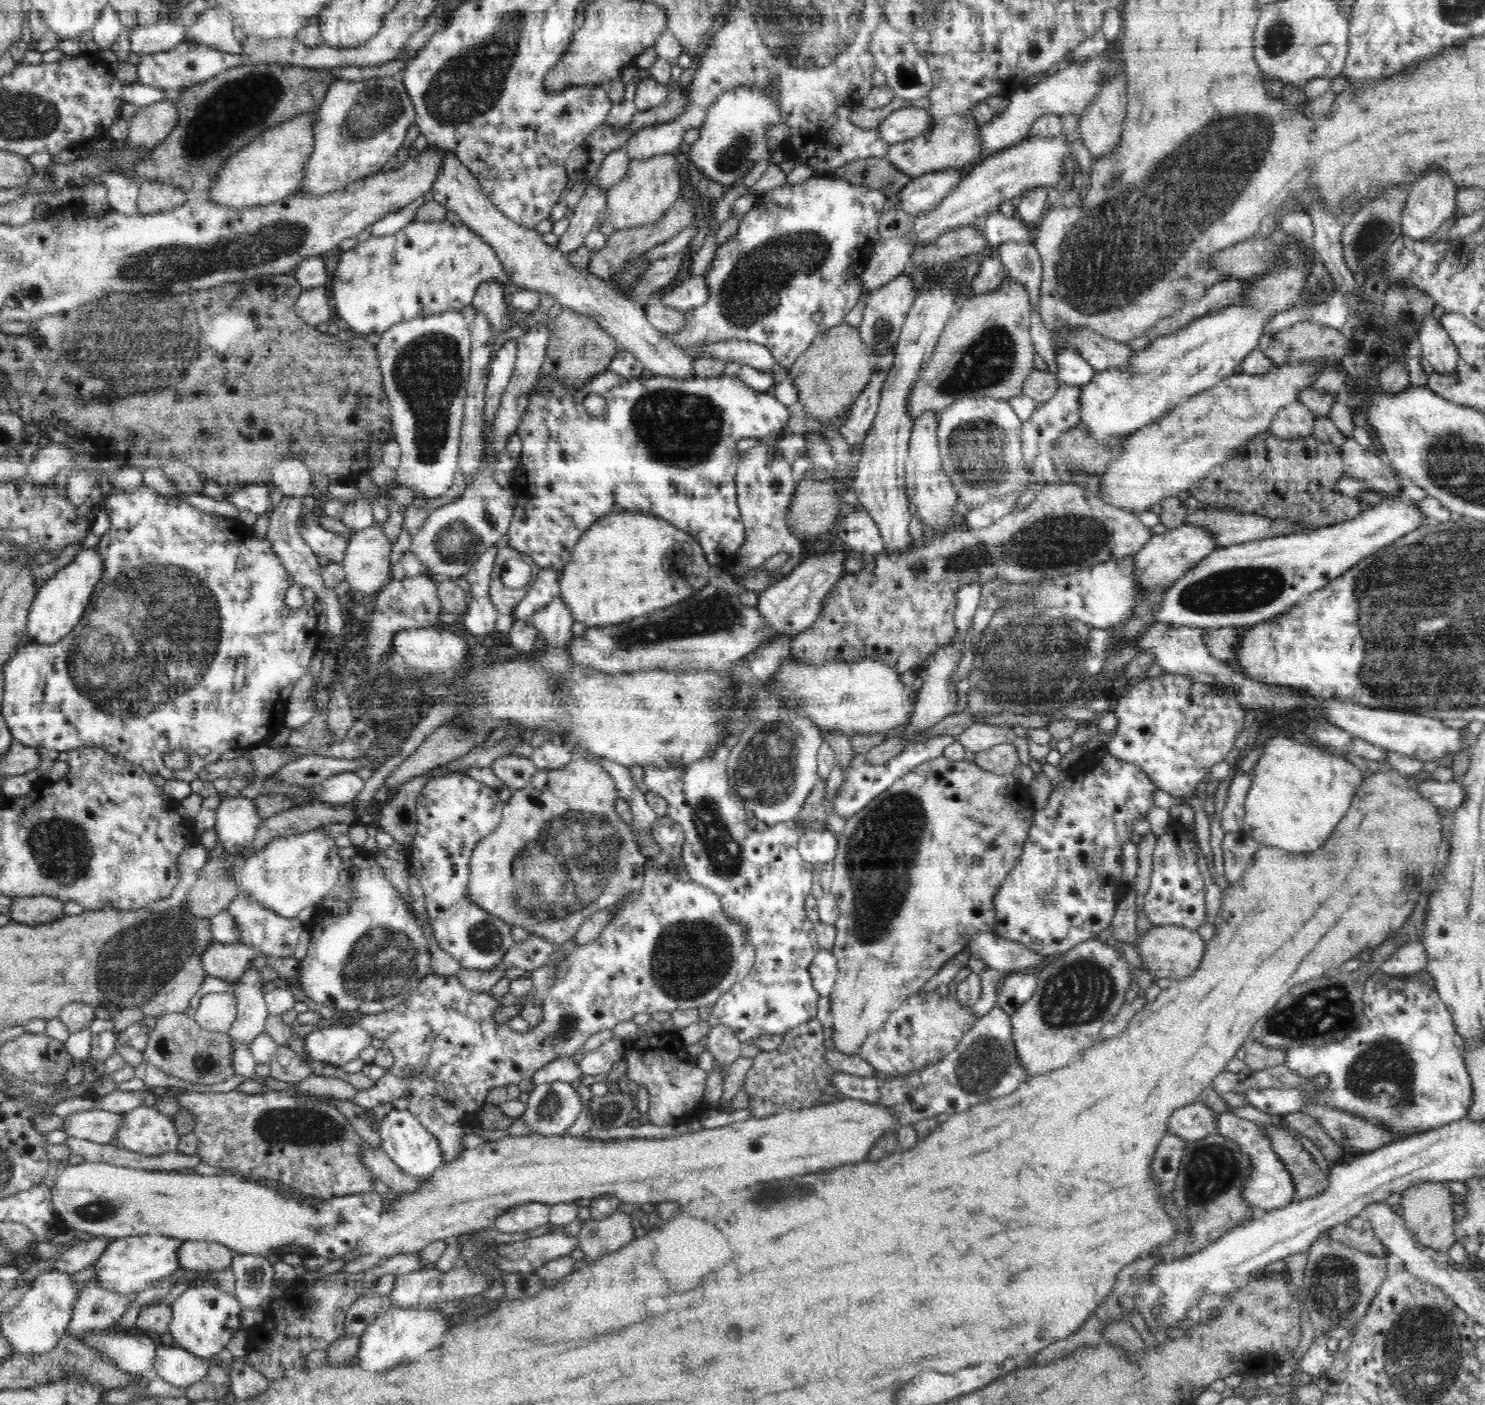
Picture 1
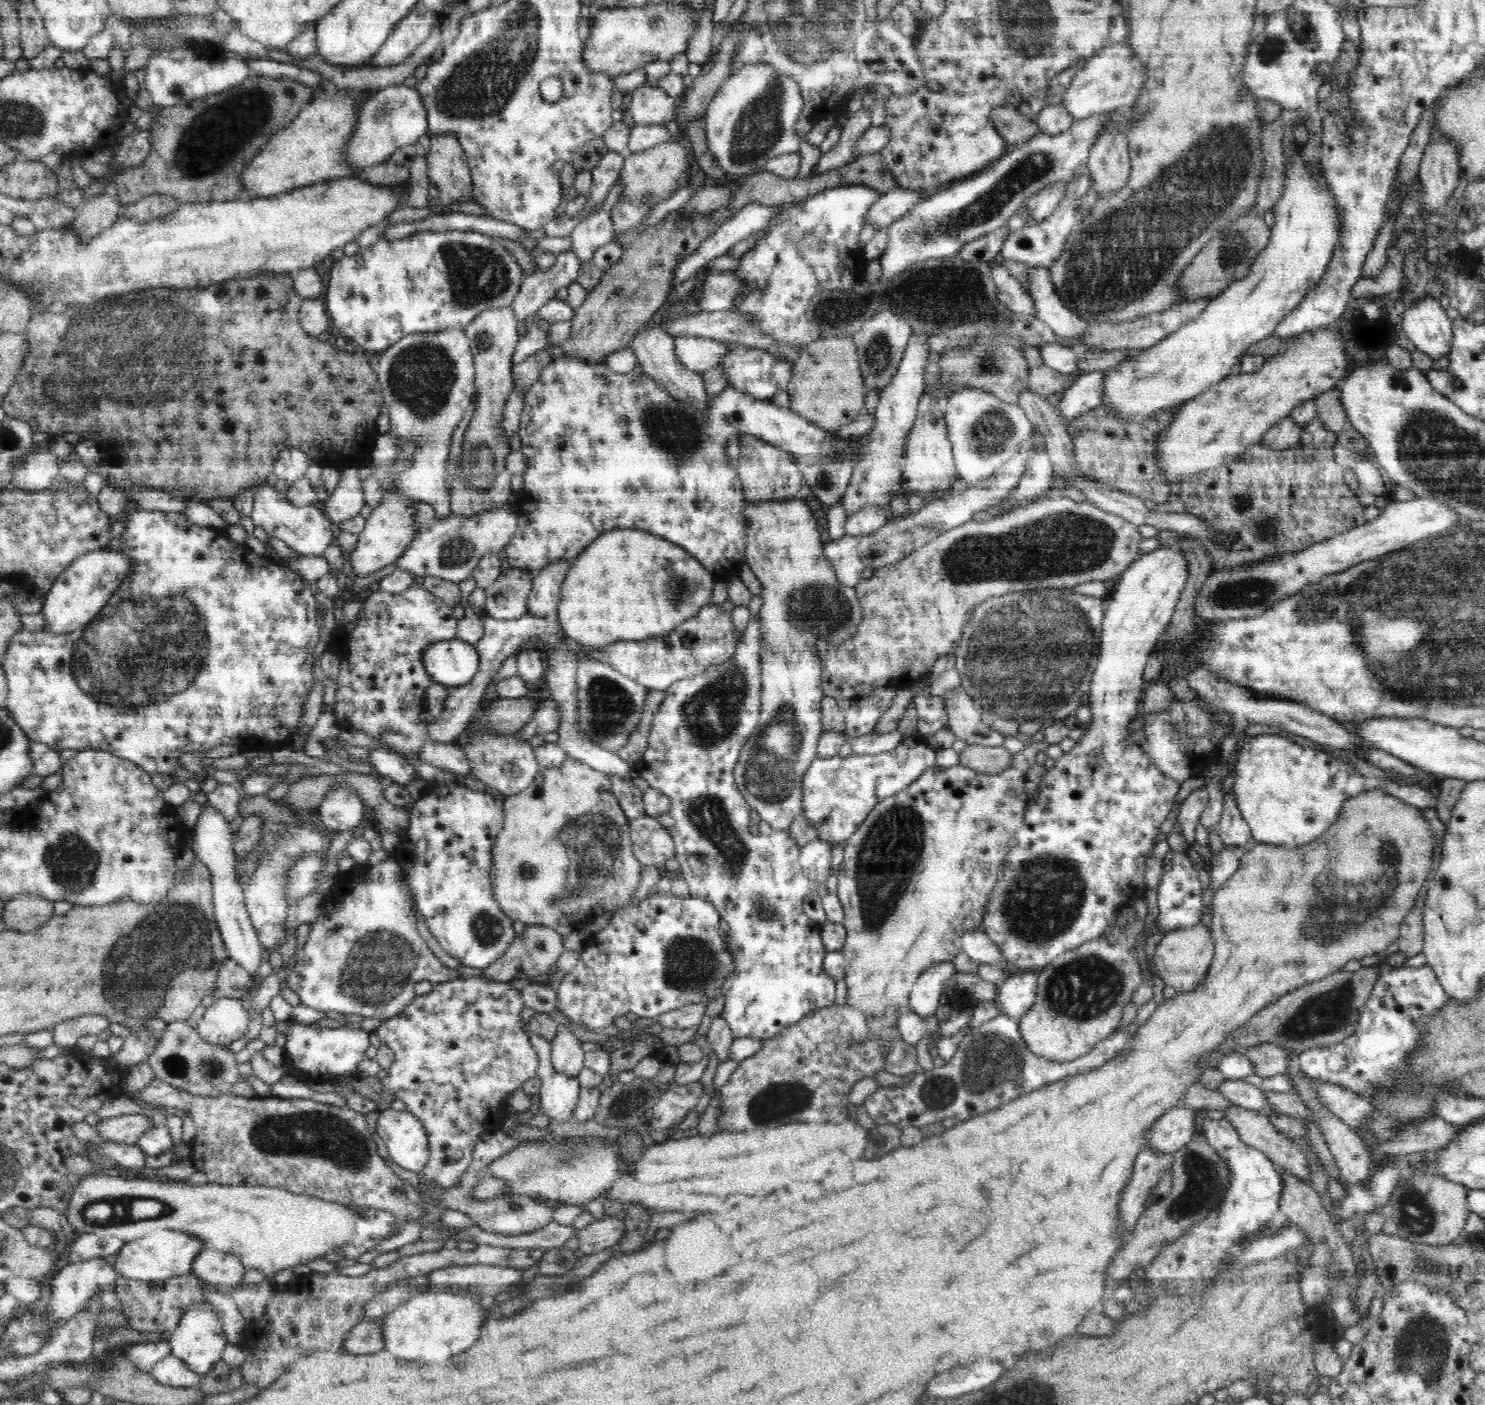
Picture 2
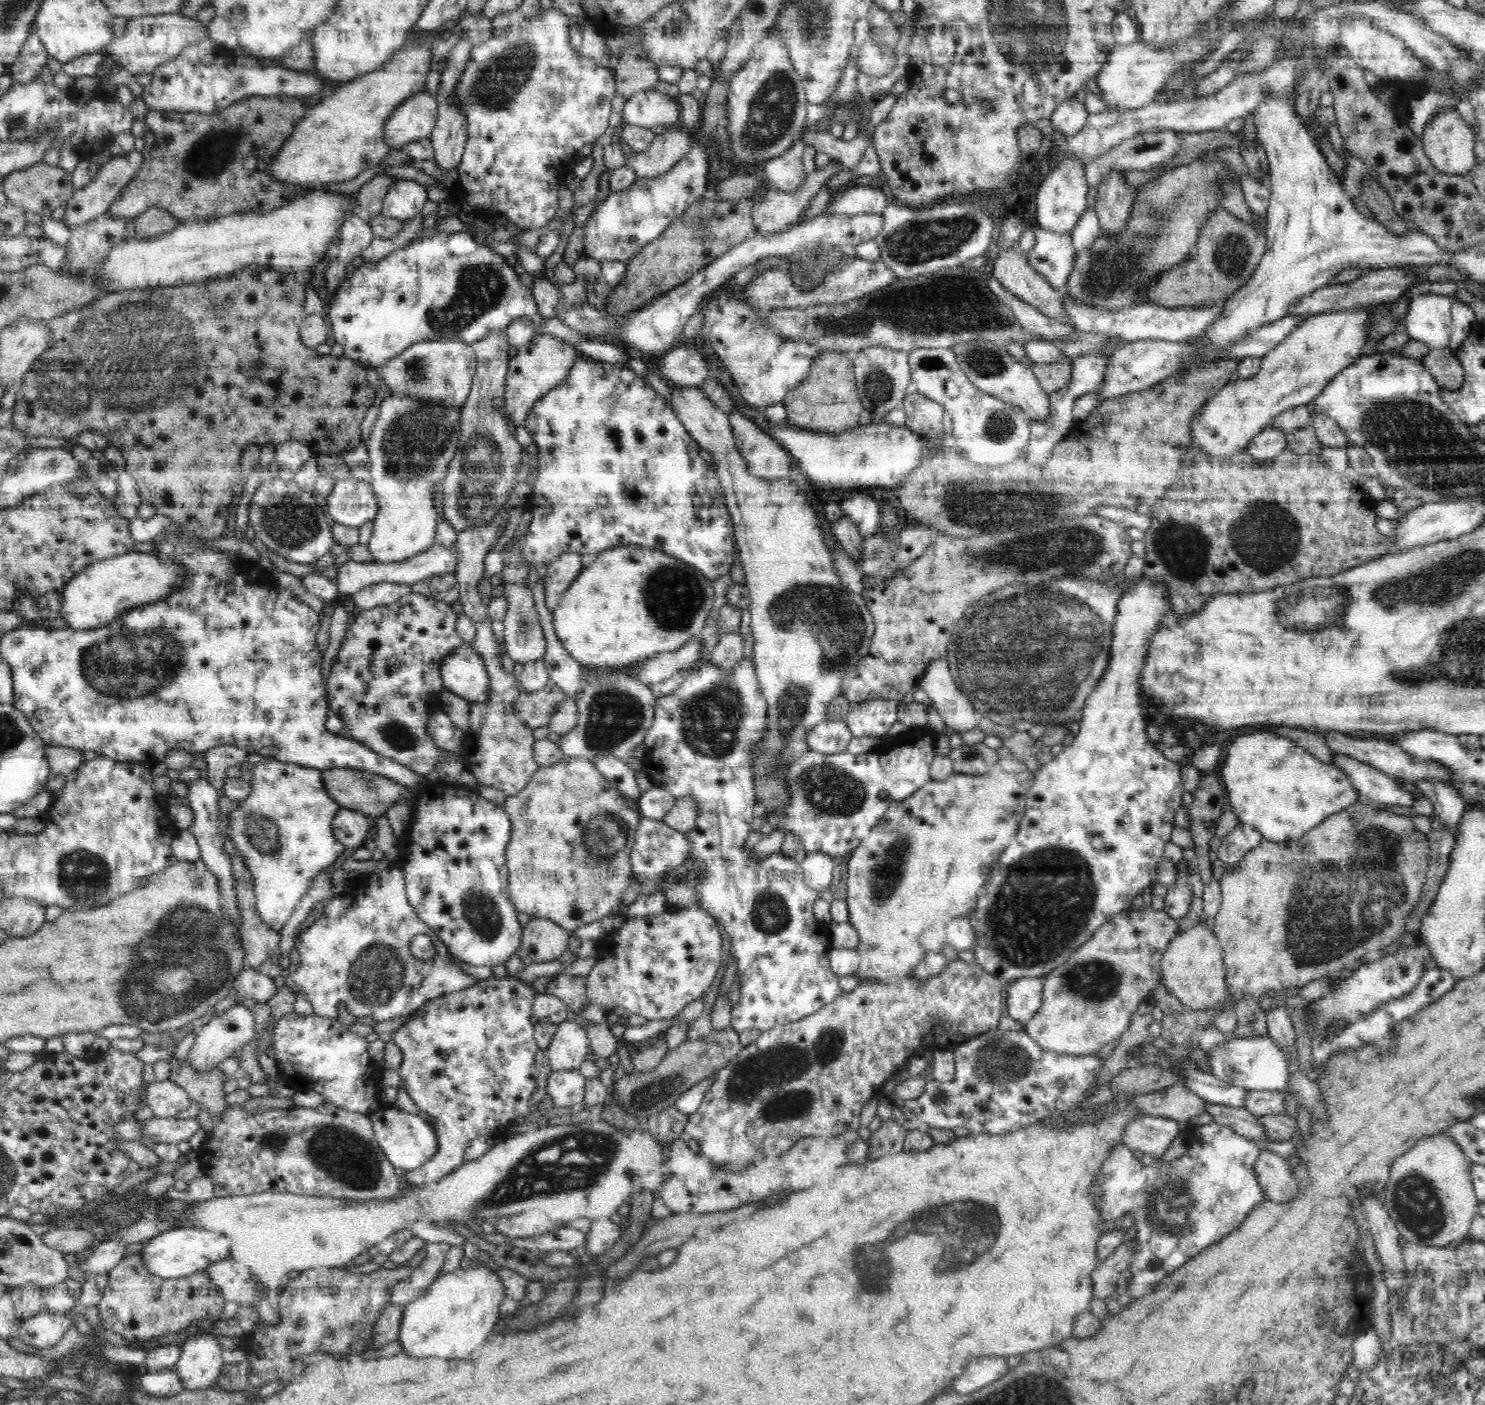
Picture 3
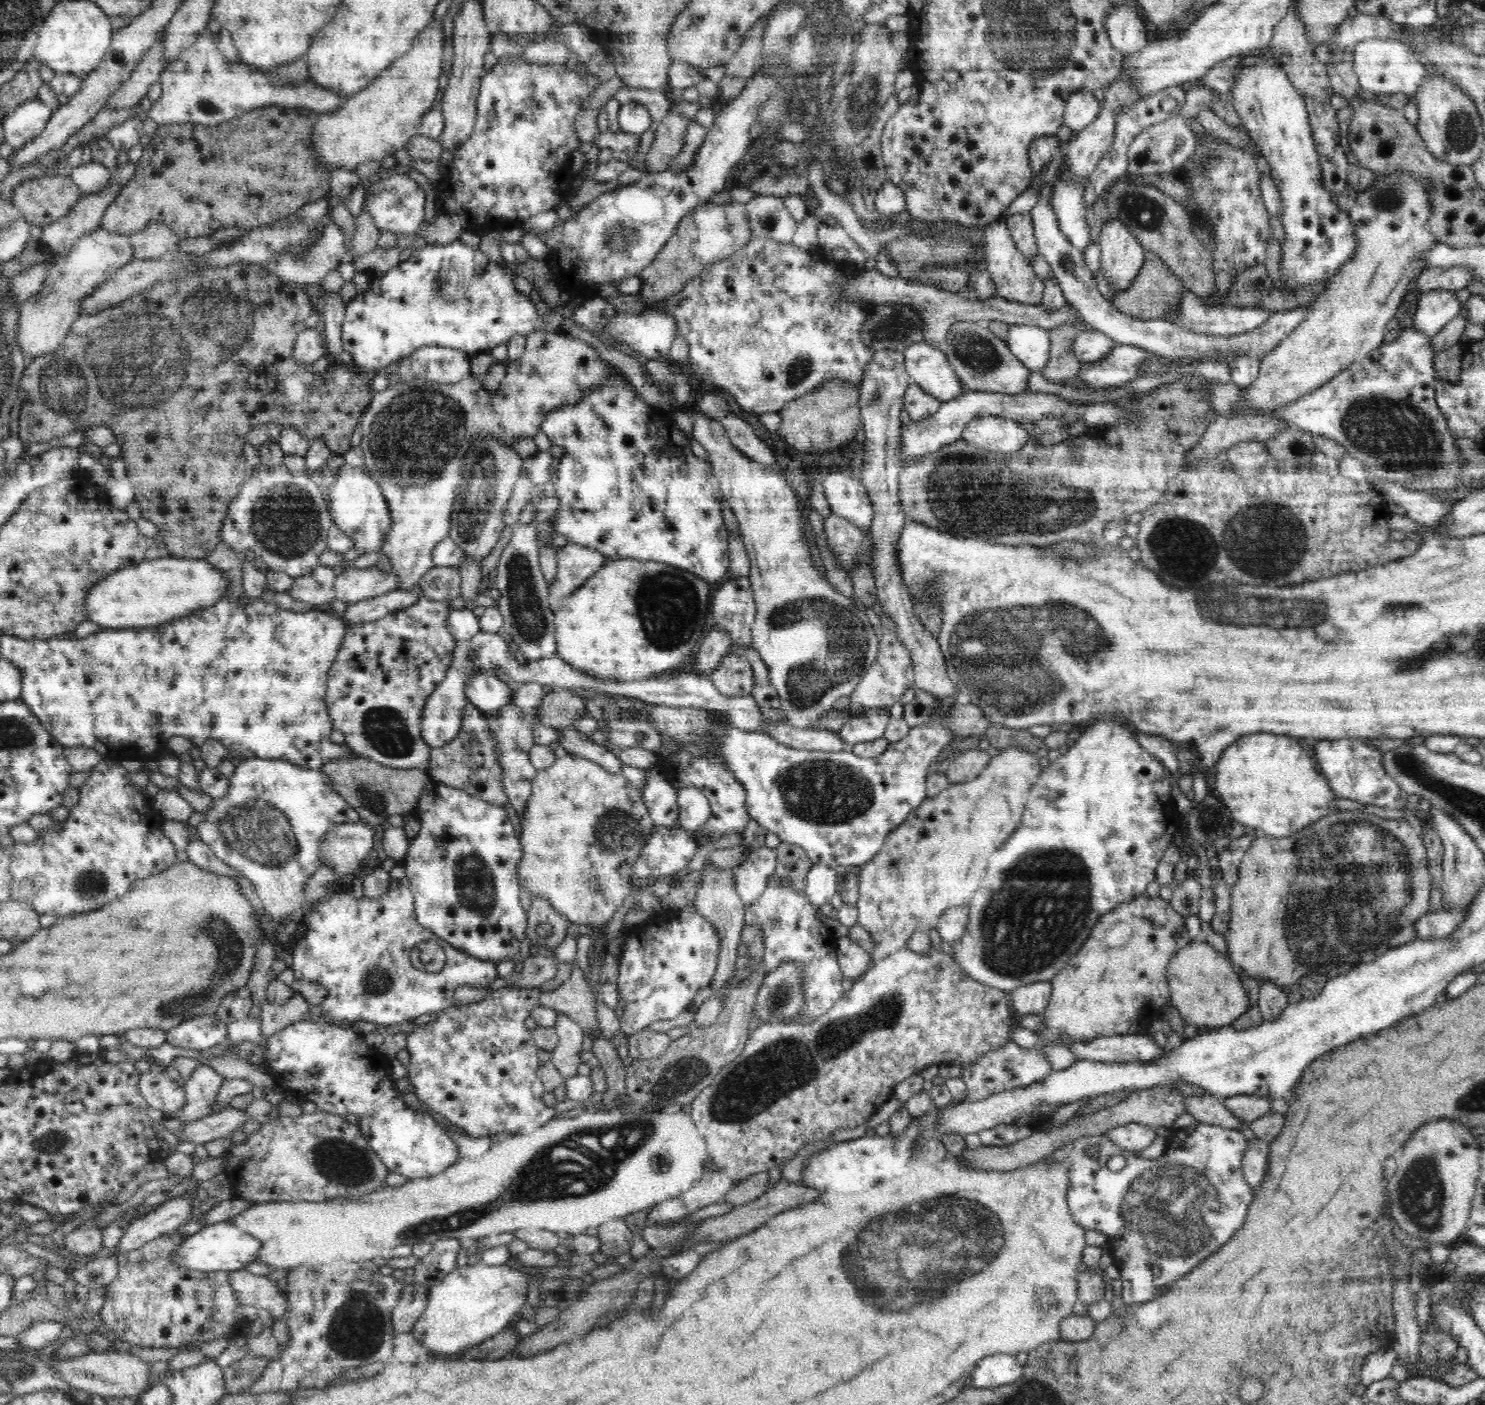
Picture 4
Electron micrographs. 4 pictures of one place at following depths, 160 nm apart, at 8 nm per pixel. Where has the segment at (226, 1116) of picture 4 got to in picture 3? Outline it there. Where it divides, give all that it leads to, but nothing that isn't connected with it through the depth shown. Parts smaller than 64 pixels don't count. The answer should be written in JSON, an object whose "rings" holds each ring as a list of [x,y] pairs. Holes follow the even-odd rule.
{"rings":[[[152,1117],[139,1121],[143,1138],[150,1142],[177,1145],[187,1141],[201,1128],[195,1118],[178,1119],[178,1117]]]}

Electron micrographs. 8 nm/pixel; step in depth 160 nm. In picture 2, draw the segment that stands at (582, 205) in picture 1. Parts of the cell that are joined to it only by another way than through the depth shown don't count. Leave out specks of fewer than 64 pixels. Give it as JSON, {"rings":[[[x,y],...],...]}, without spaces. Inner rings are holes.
{"rings":[[[574,251],[560,252],[550,270],[524,276],[520,290],[511,304],[518,319],[518,327],[530,324],[532,316],[536,316],[537,308],[546,304],[548,299],[556,297],[559,288],[576,282],[580,264],[580,257]]]}

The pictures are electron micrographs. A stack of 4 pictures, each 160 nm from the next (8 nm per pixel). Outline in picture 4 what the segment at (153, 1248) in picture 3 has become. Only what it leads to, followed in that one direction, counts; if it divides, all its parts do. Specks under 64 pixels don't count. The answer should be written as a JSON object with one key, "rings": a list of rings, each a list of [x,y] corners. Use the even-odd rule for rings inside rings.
{"rings":[[[222,1221],[213,1225],[206,1225],[199,1232],[188,1235],[173,1254],[173,1264],[183,1266],[190,1270],[202,1272],[235,1271],[243,1269],[248,1263],[257,1259],[258,1239],[247,1234],[242,1228],[228,1221]]]}

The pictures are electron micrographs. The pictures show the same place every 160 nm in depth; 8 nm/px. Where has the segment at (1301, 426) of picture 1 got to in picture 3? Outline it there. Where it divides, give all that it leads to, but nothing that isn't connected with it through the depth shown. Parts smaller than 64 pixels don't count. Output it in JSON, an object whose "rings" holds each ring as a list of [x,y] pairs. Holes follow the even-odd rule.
{"rings":[[[1268,426],[1251,440],[1244,453],[1252,456],[1256,462],[1266,462],[1282,454],[1287,447],[1287,434],[1282,429]]]}

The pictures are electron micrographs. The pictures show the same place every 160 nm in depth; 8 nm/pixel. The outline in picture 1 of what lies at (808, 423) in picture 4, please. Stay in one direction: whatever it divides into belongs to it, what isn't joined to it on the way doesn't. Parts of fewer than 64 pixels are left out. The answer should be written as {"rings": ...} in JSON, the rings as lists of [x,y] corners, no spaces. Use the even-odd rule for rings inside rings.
{"rings":[[[844,322],[819,334],[788,372],[807,417],[826,425],[840,415],[848,415],[850,406],[870,382],[874,371],[874,360],[860,337],[860,331]]]}

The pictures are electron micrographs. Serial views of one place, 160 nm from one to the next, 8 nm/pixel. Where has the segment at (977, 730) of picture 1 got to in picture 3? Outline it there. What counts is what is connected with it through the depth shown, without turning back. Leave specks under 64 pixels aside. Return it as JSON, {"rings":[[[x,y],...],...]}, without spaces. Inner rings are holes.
{"rings":[[[944,657],[932,660],[926,666],[918,686],[936,706],[945,726],[956,733],[974,730],[983,719],[979,712],[973,709],[971,700],[954,682],[949,662]]]}

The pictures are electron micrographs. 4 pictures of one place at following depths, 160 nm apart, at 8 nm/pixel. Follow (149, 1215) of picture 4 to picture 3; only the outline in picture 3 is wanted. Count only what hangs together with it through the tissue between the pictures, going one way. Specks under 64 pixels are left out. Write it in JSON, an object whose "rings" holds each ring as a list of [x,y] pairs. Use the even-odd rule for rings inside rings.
{"rings":[[[119,1240],[102,1241],[94,1248],[92,1253],[80,1264],[84,1274],[110,1274],[112,1269],[126,1256],[128,1244]]]}

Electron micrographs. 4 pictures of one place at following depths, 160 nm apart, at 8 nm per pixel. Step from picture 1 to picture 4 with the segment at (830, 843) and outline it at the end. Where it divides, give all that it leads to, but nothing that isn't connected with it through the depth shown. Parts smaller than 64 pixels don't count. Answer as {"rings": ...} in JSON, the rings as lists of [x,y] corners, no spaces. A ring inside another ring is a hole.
{"rings":[[[820,863],[813,864],[806,877],[804,892],[817,907],[830,903],[836,894],[838,879],[838,874],[832,867]]]}

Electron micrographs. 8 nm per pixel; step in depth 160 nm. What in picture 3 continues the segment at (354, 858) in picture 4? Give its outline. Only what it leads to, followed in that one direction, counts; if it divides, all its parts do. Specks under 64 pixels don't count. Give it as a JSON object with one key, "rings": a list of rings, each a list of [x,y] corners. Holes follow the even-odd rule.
{"rings":[[[340,807],[332,819],[333,833],[347,852],[364,846],[370,830],[369,817],[348,807]]]}

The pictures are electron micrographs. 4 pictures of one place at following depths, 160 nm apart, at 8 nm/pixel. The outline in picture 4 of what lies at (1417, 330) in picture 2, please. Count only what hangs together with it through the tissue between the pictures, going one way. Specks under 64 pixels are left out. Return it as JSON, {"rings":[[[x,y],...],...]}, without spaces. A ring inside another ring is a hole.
{"rings":[[[1430,290],[1426,293],[1422,293],[1418,299],[1417,309],[1415,311],[1414,319],[1411,322],[1411,326],[1428,336],[1434,336],[1440,332],[1440,329],[1447,322],[1450,322],[1459,315],[1462,304],[1462,302],[1460,303],[1460,301],[1456,299],[1454,291]]]}

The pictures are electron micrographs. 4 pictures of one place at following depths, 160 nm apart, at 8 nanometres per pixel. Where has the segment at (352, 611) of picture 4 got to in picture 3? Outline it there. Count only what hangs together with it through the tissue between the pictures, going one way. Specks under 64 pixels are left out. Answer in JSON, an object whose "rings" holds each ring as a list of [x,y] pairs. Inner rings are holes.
{"rings":[[[380,582],[380,584],[372,584],[372,586],[366,586],[366,588],[355,592],[352,595],[352,600],[358,612],[362,609],[392,604],[410,593],[412,593],[412,588],[408,584]]]}

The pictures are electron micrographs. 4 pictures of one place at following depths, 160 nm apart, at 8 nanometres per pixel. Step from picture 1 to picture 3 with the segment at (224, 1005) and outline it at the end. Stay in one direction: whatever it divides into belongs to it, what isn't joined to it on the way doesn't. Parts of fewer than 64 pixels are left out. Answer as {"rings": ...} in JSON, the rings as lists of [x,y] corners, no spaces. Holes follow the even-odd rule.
{"rings":[[[236,1003],[222,1011],[219,1015],[202,1020],[192,1049],[188,1054],[189,1062],[199,1072],[212,1072],[226,1058],[232,1057],[244,1043],[255,1038],[255,1018],[252,1009]]]}

